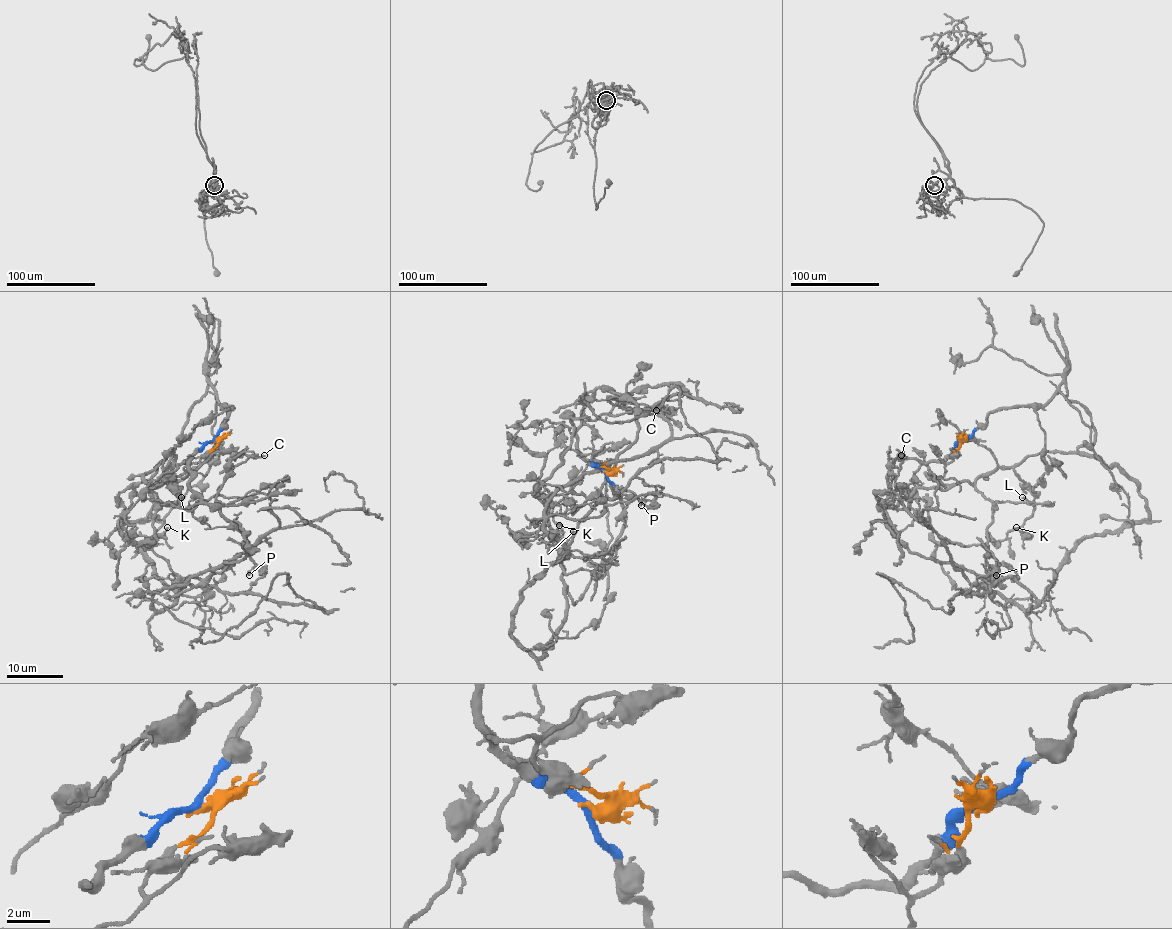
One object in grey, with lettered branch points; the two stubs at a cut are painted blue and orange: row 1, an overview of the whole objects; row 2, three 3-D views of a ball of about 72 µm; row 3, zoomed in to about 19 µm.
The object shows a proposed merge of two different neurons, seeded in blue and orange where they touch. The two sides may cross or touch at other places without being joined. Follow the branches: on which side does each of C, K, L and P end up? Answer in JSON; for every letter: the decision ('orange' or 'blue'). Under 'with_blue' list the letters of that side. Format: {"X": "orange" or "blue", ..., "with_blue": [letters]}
{"C": "orange", "K": "orange", "L": "orange", "P": "orange", "with_blue": []}

